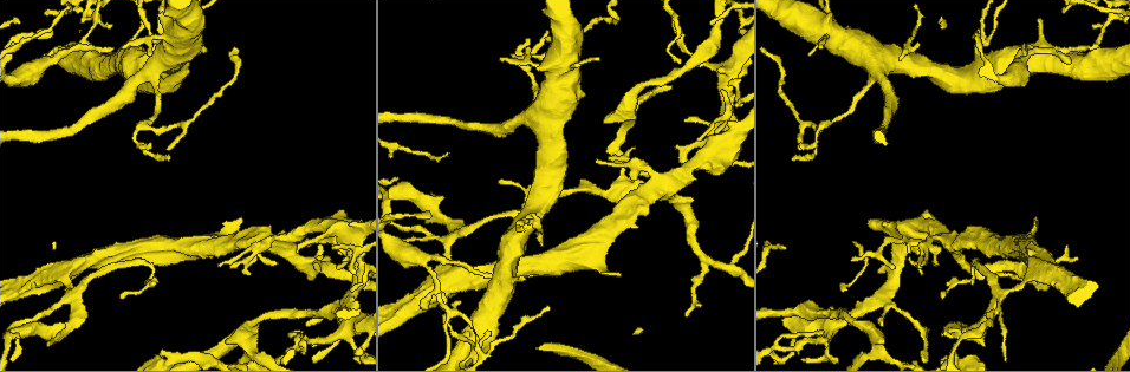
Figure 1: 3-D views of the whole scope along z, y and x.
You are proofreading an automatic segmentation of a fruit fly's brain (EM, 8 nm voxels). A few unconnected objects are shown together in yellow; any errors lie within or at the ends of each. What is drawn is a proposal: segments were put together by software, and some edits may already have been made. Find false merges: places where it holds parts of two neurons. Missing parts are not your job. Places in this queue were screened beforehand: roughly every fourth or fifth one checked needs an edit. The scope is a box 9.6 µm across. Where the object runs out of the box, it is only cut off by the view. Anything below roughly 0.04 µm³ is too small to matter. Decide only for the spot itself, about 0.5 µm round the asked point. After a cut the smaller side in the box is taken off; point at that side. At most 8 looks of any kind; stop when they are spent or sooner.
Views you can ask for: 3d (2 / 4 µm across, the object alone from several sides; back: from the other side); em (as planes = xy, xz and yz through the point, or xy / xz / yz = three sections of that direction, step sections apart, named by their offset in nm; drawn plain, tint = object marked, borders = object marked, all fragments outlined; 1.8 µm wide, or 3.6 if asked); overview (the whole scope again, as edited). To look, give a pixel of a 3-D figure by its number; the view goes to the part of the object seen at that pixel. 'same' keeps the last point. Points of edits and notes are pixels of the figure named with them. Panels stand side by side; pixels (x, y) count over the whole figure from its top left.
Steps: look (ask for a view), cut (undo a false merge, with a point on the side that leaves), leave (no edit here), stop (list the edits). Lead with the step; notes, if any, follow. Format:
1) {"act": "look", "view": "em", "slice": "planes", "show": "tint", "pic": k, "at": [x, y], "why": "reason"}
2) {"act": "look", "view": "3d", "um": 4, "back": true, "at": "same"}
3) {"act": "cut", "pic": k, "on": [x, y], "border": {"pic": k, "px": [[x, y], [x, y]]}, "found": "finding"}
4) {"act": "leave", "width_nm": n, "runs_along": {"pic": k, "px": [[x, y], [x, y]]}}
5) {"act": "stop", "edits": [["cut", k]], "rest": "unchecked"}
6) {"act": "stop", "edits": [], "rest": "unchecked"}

{"act": "look", "view": "em", "slice": "yz", "step": 16, "show": "tint", "pic": 1, "at": [520, 56], "why": "sharp bend"}

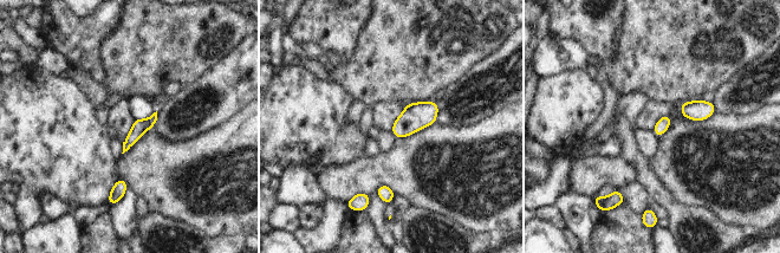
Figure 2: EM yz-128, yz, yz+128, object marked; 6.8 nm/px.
{"act": "look", "view": "em", "slice": "planes", "show": "tint", "at": "same", "why": "another direction"}

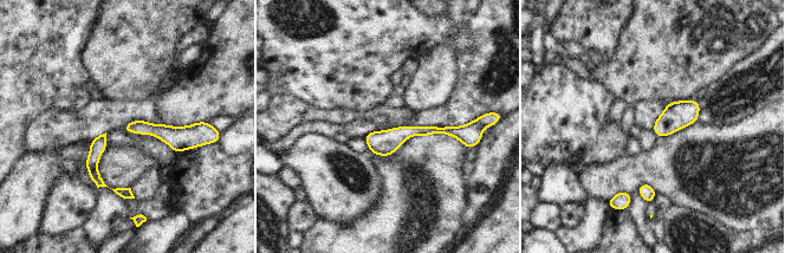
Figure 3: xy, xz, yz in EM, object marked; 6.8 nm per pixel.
{"act": "leave", "width_nm": 100, "runs_along": {"pic": 3, "px": [[459, 135], [410, 130], [368, 138]]}, "found": "all the same neuron"}

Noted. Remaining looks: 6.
{"act": "look", "view": "3d", "um": 2, "pic": 1, "at": [448, 280], "why": "three arms meet"}

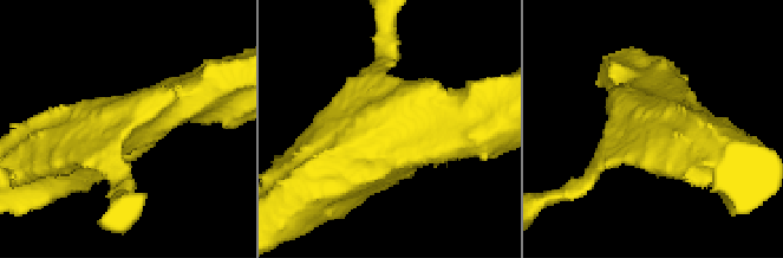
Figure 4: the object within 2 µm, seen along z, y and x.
{"act": "look", "view": "em", "slice": "planes", "show": "tint", "pic": 4, "at": [652, 126], "arms": 3}

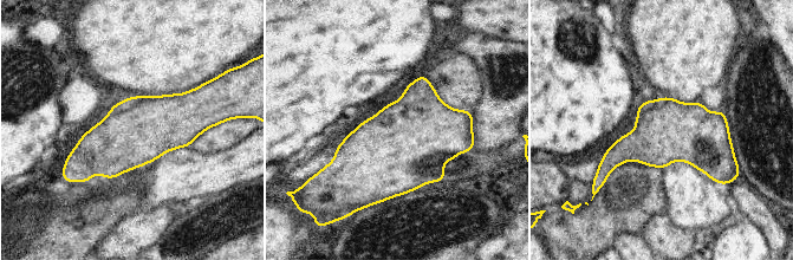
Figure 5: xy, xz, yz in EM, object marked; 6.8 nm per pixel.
{"act": "leave", "found": "continuous, no second neuron"}

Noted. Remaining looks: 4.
{"act": "look", "view": "3d", "um": 4, "pic": 1, "at": [591, 240], "why": "calibre changes"}

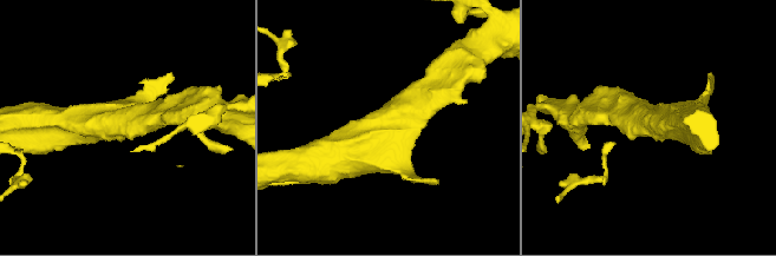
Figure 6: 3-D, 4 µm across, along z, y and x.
{"act": "look", "view": "em", "um": 3.6, "slice": "planes", "show": "borders", "pic": 6, "at": [119, 120], "why": "shape alone is not enough"}

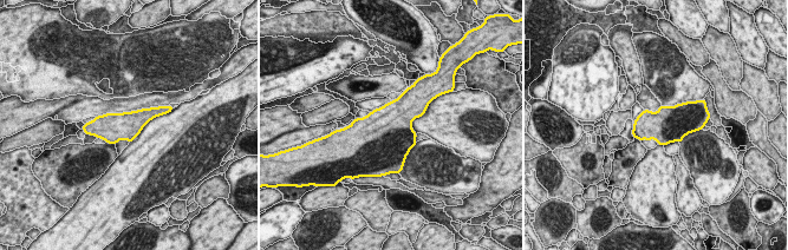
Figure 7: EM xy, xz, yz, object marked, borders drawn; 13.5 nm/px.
{"act": "leave", "found": "all the same neuron"}

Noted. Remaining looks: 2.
{"act": "stop", "edits": [], "rest": "unchecked"}

